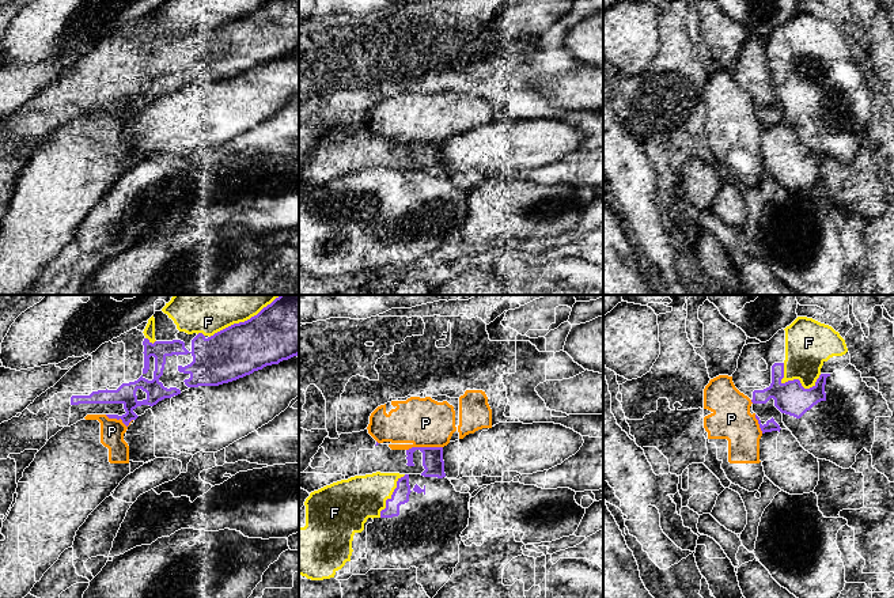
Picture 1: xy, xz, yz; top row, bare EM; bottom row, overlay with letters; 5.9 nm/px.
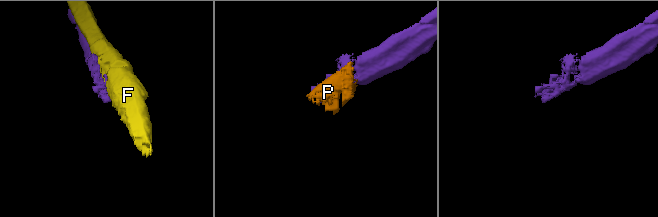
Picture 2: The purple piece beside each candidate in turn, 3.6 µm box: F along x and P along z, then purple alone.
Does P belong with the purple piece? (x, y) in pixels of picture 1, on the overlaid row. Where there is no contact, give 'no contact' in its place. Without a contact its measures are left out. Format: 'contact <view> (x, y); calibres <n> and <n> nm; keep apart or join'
contact xz (424, 447); calibres 130 and 280 nm; keep apart

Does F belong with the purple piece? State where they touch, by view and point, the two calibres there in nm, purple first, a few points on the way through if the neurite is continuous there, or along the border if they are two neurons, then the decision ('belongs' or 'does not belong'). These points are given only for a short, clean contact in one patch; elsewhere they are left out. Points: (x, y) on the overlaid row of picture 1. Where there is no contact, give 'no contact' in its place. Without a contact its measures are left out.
xy (245, 321) | 340/420 nm | does not belong

